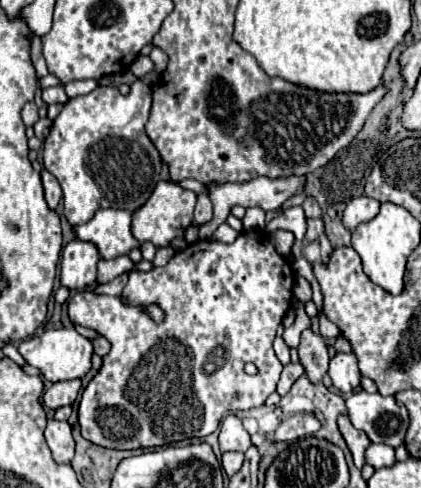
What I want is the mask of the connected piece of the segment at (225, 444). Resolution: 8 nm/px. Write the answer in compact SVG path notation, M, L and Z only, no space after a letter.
M235 414L225 416L225 420L221 424L221 432L219 432L219 446L223 452L227 452L227 450L245 452L251 446L249 432L243 428L239 416L235 416Z

